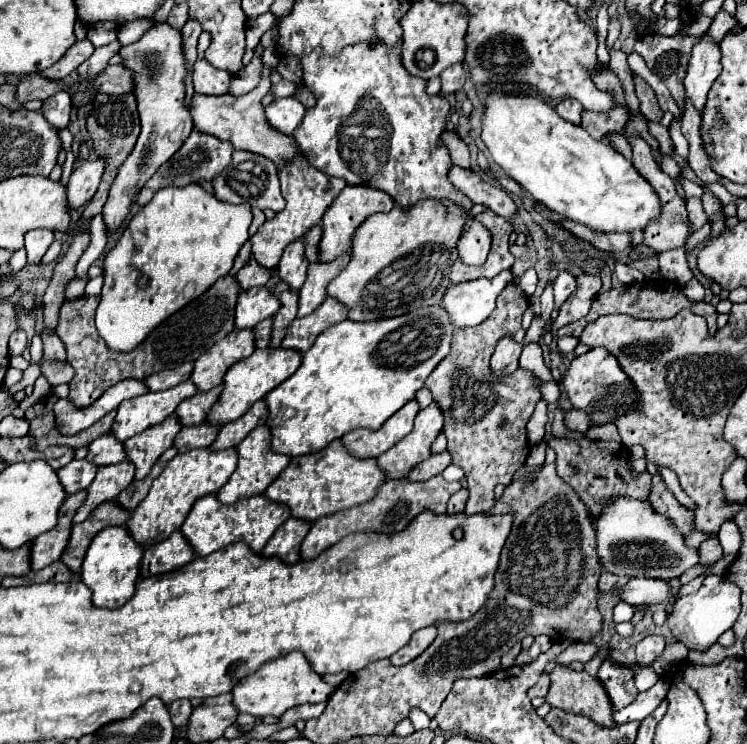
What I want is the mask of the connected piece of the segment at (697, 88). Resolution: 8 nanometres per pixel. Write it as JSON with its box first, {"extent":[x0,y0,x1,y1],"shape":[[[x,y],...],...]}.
{"extent":[685,35,721,113],"shape":[[[707,35],[691,51],[691,61],[685,77],[685,95],[691,99],[693,107],[703,113],[707,93],[721,73],[721,51],[719,45],[713,43]]]}

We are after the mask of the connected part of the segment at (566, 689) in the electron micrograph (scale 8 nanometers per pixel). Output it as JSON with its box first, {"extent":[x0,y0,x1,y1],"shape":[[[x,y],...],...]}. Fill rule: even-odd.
{"extent":[545,665,617,727],"shape":[[[557,665],[551,671],[551,689],[549,689],[545,701],[551,707],[559,707],[563,711],[573,711],[577,715],[585,715],[601,727],[615,727],[617,725],[613,721],[615,709],[611,707],[611,699],[603,687],[603,683],[597,677],[591,677],[587,671],[573,671],[567,665]]]}

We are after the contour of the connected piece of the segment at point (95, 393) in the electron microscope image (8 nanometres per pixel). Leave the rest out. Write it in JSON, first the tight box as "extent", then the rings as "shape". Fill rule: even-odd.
{"extent":[57,275,241,407],"shape":[[[225,275],[217,279],[213,287],[209,287],[201,297],[187,303],[181,311],[173,313],[139,347],[129,353],[115,353],[107,349],[107,345],[99,337],[93,321],[99,297],[83,295],[79,299],[67,299],[59,309],[57,335],[65,343],[67,361],[75,369],[75,377],[69,383],[69,399],[75,403],[75,407],[87,407],[117,381],[147,379],[155,371],[171,369],[183,361],[195,361],[199,355],[203,355],[209,347],[213,347],[219,339],[235,329],[235,303],[239,293],[241,291],[239,283],[235,283],[235,275]]]}

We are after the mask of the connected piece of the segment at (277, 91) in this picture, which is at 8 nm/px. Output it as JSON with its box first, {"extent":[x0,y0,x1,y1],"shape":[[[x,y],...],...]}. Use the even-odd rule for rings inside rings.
{"extent":[271,83,297,97],"shape":[[[277,83],[271,87],[271,95],[273,97],[287,97],[287,95],[293,95],[297,89],[295,83]]]}

